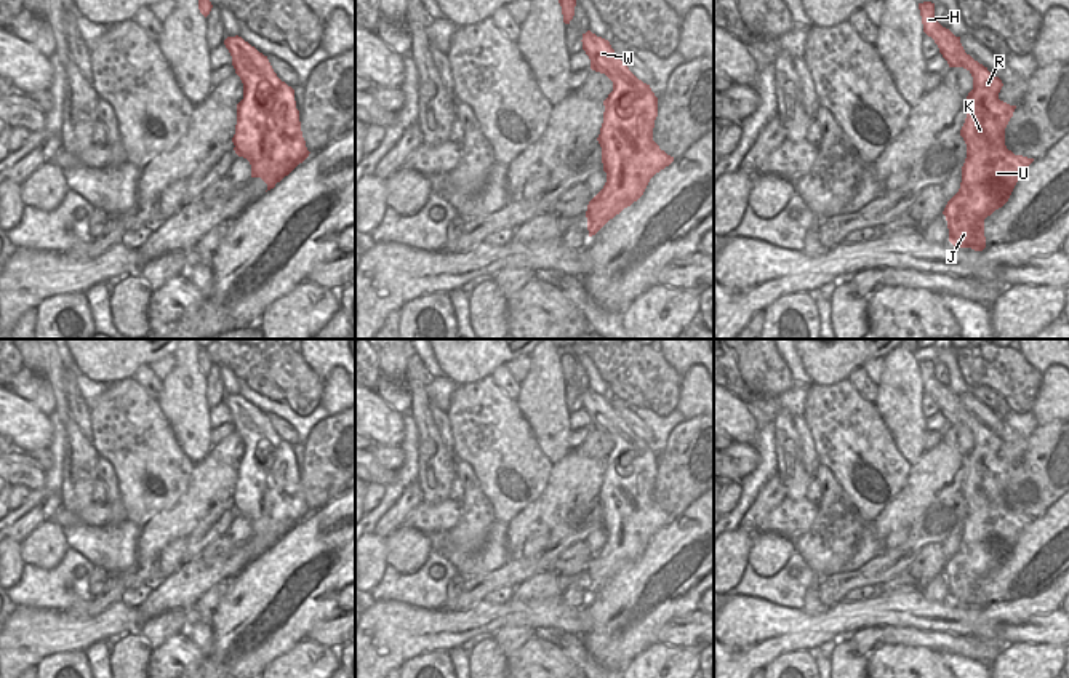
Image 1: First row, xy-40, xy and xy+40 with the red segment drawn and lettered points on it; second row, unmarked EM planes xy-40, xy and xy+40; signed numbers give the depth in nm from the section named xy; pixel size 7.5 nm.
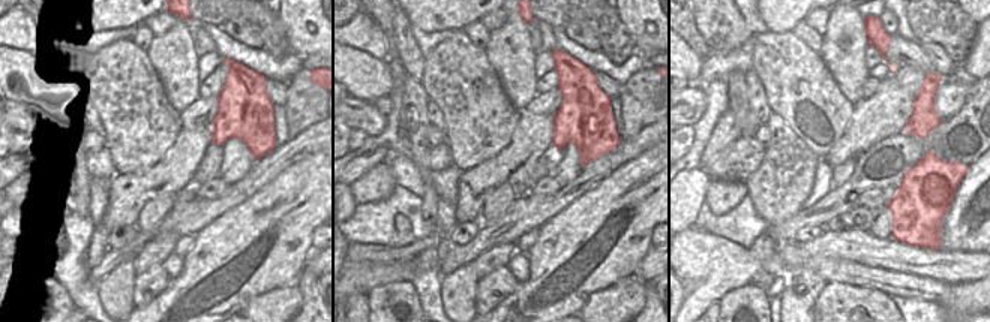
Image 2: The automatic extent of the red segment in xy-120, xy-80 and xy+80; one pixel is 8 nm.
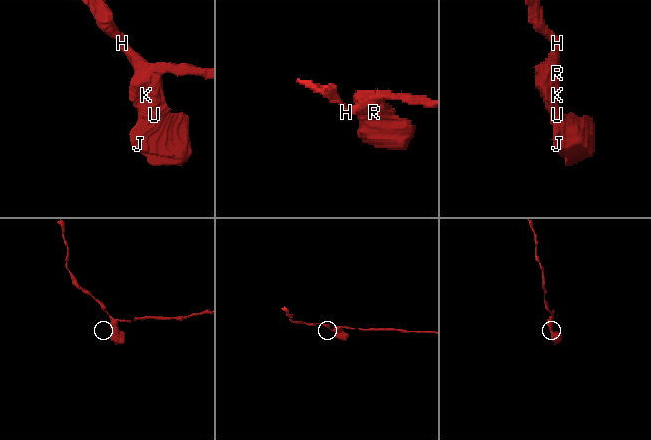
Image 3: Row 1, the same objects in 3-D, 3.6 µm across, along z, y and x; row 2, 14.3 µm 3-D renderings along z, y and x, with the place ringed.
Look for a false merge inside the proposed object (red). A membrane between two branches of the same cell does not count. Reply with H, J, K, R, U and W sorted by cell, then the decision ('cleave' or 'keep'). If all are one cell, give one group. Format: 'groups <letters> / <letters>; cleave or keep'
groups H J K R U W; keep

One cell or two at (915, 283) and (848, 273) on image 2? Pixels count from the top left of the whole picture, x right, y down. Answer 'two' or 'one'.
one

